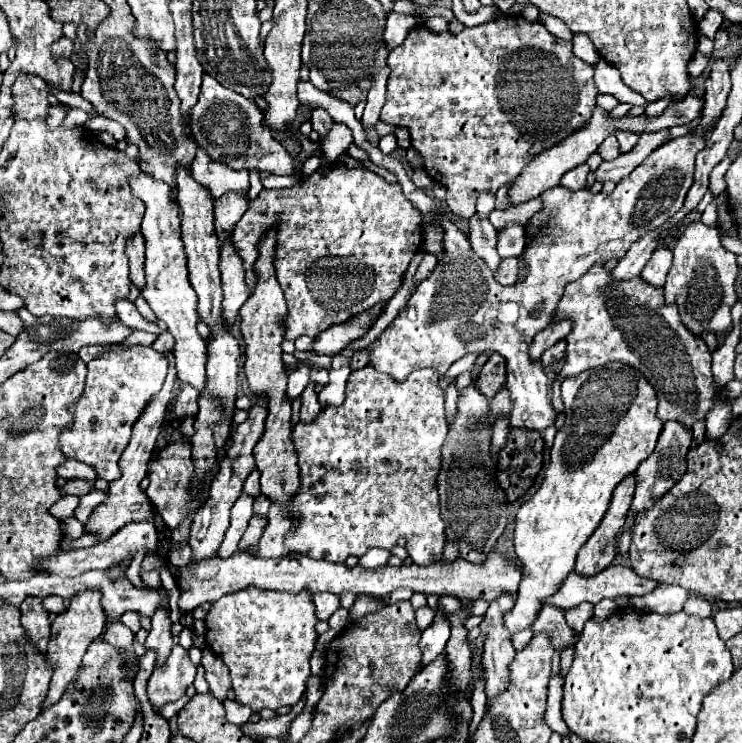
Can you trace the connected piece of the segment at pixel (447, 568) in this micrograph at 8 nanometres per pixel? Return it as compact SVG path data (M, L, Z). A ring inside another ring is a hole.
M237 551L229 559L219 559L211 557L207 561L199 561L195 569L181 567L179 569L179 609L181 611L193 611L197 605L203 605L207 601L217 601L227 593L235 593L247 587L259 587L259 589L273 589L281 593L357 593L357 595L373 595L373 597L383 597L395 589L411 589L419 591L425 595L453 595L459 597L461 601L469 603L473 599L485 599L493 601L503 589L515 595L515 589L519 587L519 567L507 563L507 559L499 553L489 553L483 563L471 563L467 559L455 559L451 565L433 563L433 565L401 565L401 567L391 567L383 565L383 569L363 569L361 565L355 565L353 569L341 565L341 563L331 563L323 559L311 559L307 555L293 555L293 557L277 557L277 559L255 559L247 557L245 553Z

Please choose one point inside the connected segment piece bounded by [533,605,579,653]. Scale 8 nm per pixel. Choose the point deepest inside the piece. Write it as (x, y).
(562, 637)

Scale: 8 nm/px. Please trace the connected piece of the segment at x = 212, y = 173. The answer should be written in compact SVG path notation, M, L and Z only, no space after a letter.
M197 149L197 157L191 165L191 175L195 181L205 185L215 199L229 191L237 193L247 193L249 191L249 171L233 171L227 169L225 165L213 163L203 149Z

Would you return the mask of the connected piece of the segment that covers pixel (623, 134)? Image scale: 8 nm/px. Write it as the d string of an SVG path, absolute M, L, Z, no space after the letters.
M617 131L615 137L619 139L619 145L621 145L621 151L631 151L635 147L635 143L639 141L639 133L631 133L631 131Z

